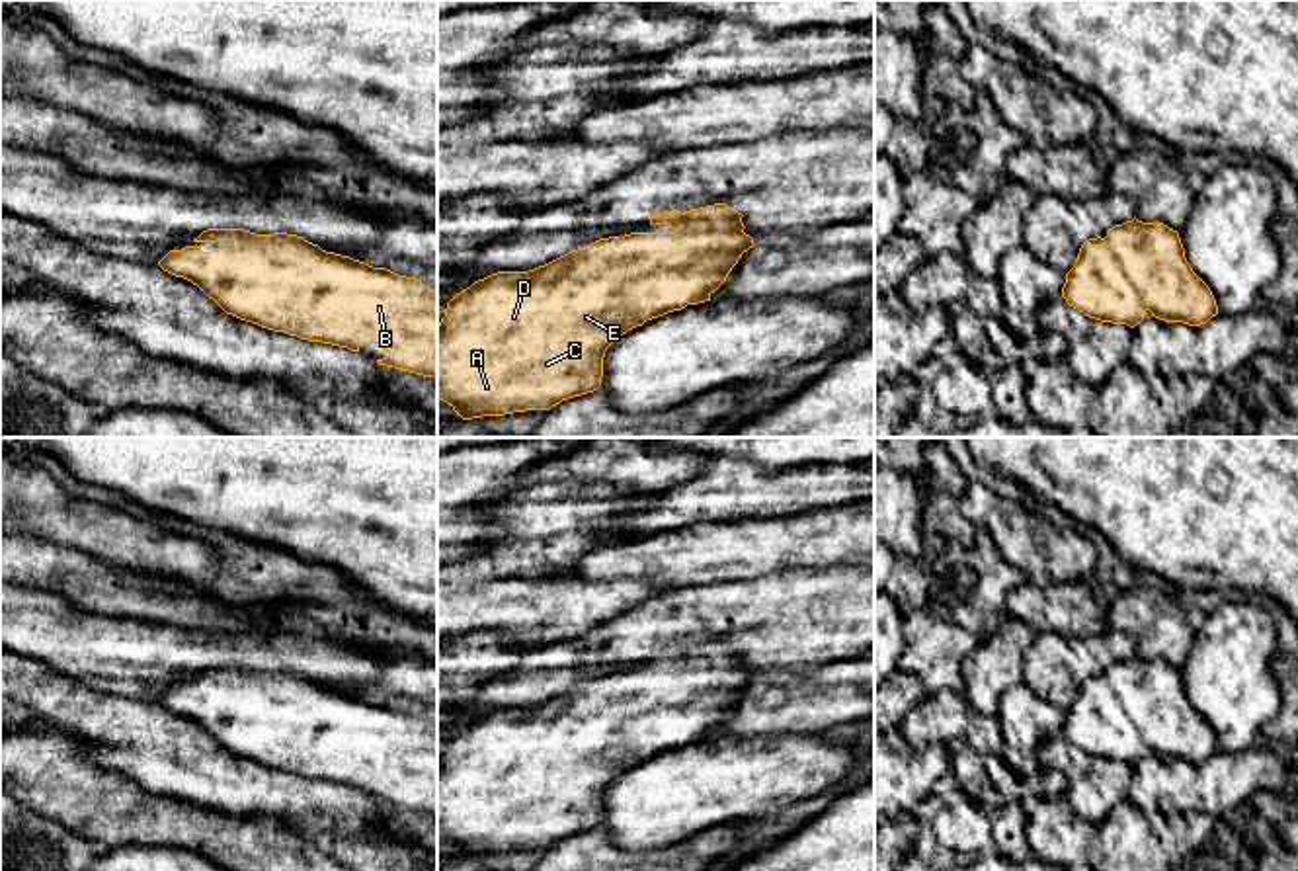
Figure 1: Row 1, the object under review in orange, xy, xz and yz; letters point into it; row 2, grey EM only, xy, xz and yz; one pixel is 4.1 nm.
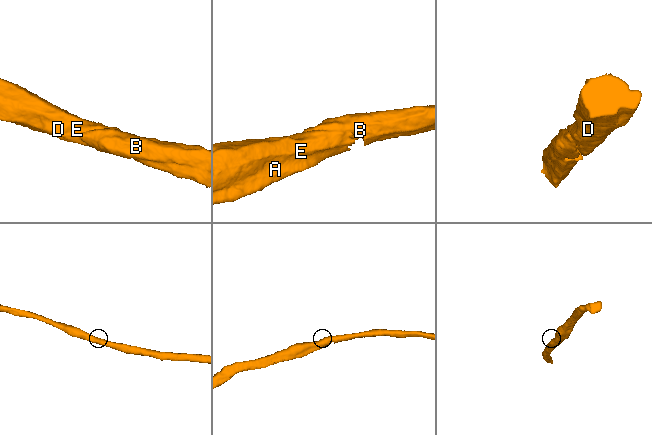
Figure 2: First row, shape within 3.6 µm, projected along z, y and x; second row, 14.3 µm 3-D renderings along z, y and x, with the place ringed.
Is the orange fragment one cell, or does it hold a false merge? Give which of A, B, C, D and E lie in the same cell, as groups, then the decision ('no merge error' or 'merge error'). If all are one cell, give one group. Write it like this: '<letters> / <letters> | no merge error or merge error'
A B C D E | no merge error

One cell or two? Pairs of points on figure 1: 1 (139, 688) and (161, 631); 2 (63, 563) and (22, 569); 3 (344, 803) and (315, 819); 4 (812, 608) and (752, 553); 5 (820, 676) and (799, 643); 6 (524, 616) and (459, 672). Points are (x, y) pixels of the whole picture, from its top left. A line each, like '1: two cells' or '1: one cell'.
1: one cell
2: one cell
3: one cell
4: two cells
5: two cells
6: two cells

